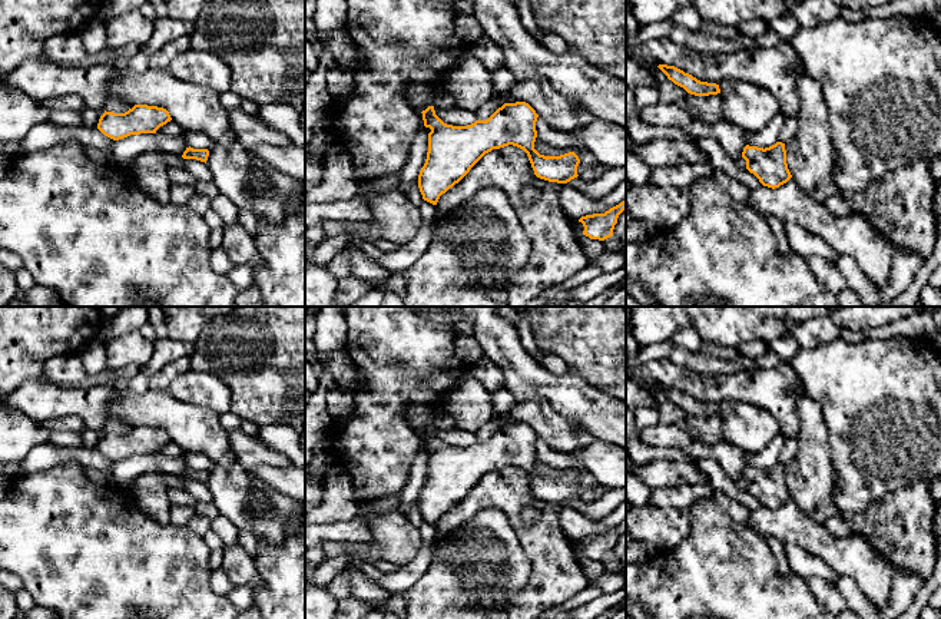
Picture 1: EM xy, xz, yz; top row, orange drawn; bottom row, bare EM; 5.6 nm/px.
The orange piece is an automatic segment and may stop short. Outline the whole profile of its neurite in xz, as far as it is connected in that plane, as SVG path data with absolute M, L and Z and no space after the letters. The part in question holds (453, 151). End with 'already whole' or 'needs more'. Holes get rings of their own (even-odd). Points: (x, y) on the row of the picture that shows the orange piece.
M526 102L504 103L487 120L476 120L467 126L444 123L435 115L434 106L421 113L424 126L431 132L418 188L423 199L433 205L437 205L440 196L458 183L486 153L508 145L527 153L534 175L540 179L567 183L579 176L580 159L574 152L544 156L534 149L539 115Z; already whole

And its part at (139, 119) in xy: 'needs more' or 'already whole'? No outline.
already whole

